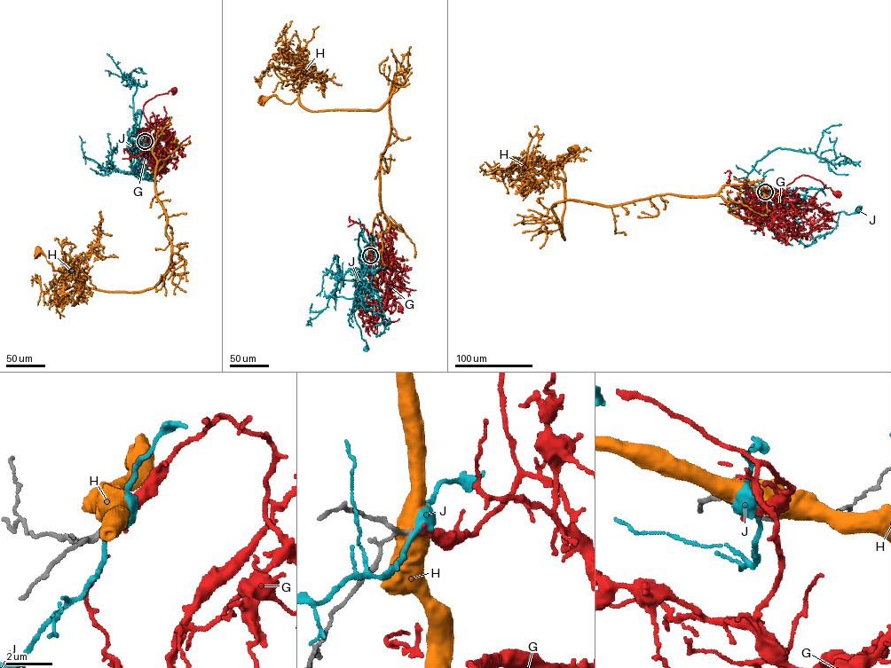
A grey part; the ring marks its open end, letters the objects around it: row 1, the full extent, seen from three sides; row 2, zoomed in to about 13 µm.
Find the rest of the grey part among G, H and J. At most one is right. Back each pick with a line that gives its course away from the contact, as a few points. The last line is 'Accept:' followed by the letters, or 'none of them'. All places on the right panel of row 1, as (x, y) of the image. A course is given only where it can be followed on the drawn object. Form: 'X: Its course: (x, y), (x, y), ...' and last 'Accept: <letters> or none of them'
G: Its course: (765, 192), (766, 197), (776, 199), (782, 188), (804, 175), (820, 180), (837, 193)
Accept: G

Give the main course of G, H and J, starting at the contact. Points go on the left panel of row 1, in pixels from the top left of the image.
G: (145, 141), (148, 137), (151, 142), (155, 130), (143, 113), (144, 104), (157, 95), (174, 90)
H: (145, 141), (171, 248), (163, 278), (139, 291), (89, 288), (38, 251)
J: (145, 141), (137, 148), (131, 140), (130, 159), (128, 139), (134, 135), (135, 124), (138, 124), (140, 112)

